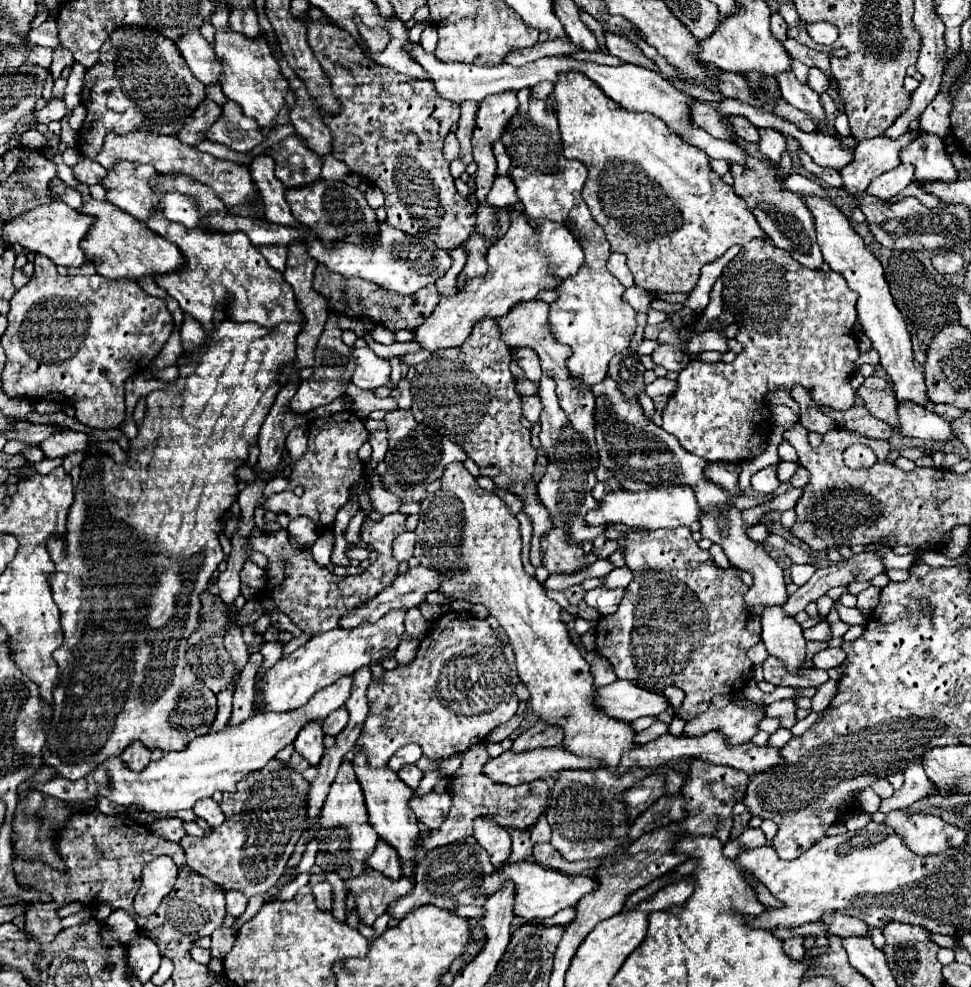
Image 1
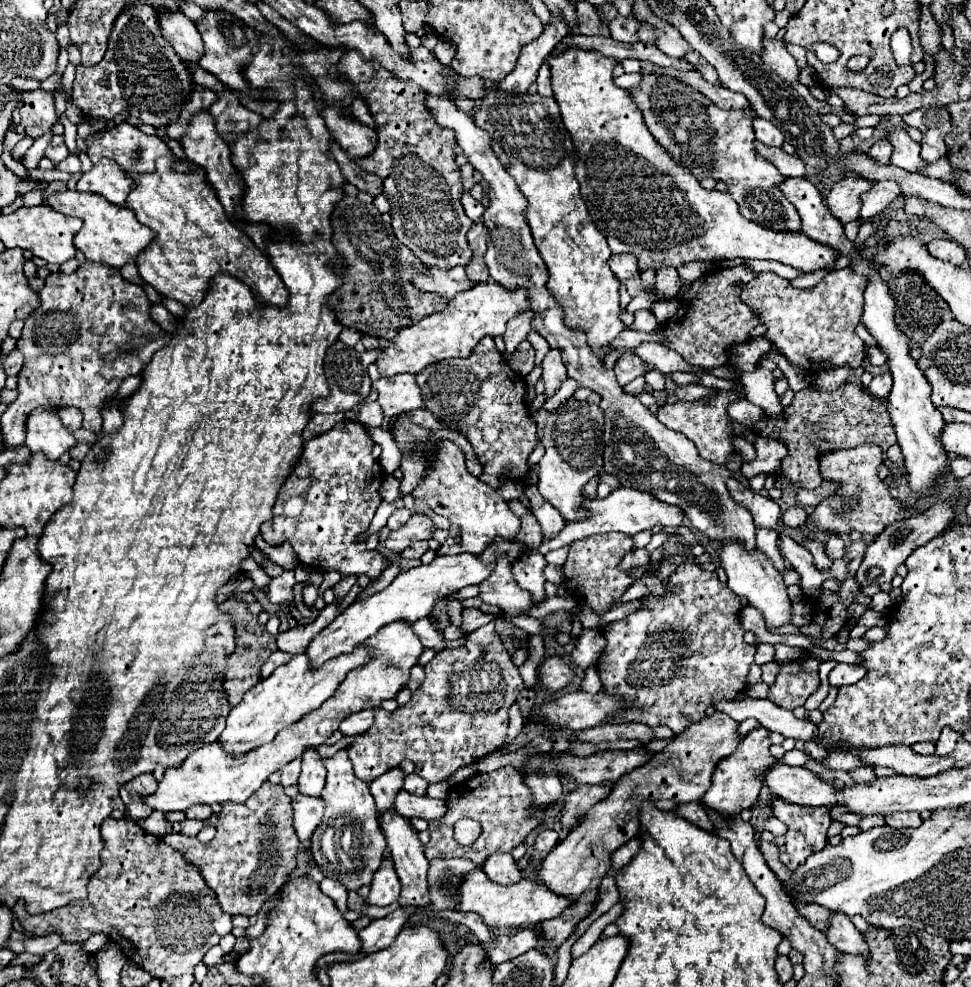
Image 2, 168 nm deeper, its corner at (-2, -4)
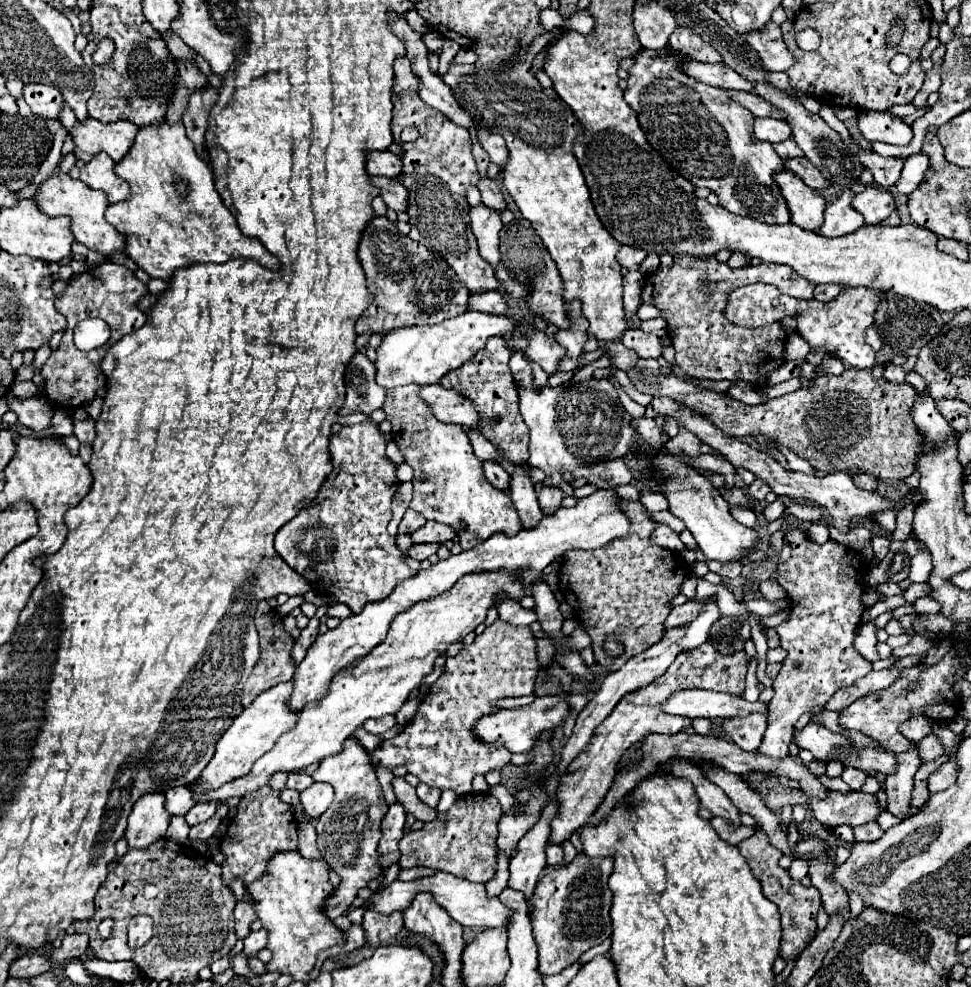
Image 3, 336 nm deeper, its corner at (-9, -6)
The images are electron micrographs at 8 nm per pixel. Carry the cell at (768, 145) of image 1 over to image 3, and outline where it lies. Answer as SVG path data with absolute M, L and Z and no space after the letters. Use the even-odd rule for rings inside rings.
M755 118L755 136L771 144L779 144L791 136L791 128L783 120L775 118Z

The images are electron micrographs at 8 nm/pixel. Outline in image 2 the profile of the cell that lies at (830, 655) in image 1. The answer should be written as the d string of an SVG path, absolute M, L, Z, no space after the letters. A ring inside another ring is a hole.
M838 664L832 672L830 672L830 684L834 688L840 686L848 686L848 684L856 684L858 680L862 680L866 676L866 668L858 666L858 664Z

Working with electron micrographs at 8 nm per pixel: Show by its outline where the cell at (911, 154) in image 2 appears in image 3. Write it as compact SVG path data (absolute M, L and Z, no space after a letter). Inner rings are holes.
M867 112L859 116L859 130L869 142L887 142L897 146L907 146L913 138L911 126L901 122L901 118L887 112Z

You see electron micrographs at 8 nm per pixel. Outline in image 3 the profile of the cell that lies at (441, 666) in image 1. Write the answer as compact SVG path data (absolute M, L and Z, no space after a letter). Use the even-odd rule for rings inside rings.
M495 620L475 638L473 644L465 646L457 656L447 658L445 672L429 688L429 694L421 702L413 720L403 728L401 734L397 734L391 740L383 740L383 744L377 750L369 752L371 766L387 768L387 770L393 770L397 766L407 766L407 770L427 786L435 786L441 790L455 790L459 796L471 792L471 780L475 774L501 770L511 760L511 752L505 746L483 746L483 742L479 742L479 738L471 734L471 726L475 726L475 722L483 718L483 714L495 712L499 700L509 696L533 694L535 678L539 670L539 662L535 654L537 654L535 636L529 630L529 626L513 626L509 622Z

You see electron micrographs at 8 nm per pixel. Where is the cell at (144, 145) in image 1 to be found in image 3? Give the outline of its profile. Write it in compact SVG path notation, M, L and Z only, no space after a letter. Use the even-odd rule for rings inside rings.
M87 118L83 124L77 122L71 130L75 156L83 162L89 162L93 154L105 152L115 160L115 164L119 164L119 160L123 160L123 156L133 146L137 132L139 128L127 120L101 124L95 118Z

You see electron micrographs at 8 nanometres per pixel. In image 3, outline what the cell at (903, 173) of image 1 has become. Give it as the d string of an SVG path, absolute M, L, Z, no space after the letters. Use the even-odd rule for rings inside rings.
M869 186L853 198L851 206L863 214L865 224L881 224L895 210L895 196L885 188Z

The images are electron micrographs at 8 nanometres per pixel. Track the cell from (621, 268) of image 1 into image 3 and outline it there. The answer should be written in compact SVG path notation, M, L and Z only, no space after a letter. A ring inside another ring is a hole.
M621 246L619 254L617 254L617 262L619 262L623 268L627 268L627 270L639 270L639 266L641 266L641 262L643 262L645 256L647 256L647 254L645 254L643 250L639 250L639 248Z

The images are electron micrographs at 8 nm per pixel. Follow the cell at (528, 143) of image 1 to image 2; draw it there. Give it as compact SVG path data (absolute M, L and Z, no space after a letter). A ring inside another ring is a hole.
M484 80L484 90L484 98L474 102L472 118L502 144L510 158L508 174L516 180L520 192L528 200L524 218L550 272L546 286L564 310L564 322L572 328L582 328L590 348L604 356L602 348L624 330L620 320L620 282L608 266L612 252L604 234L594 228L586 202L580 196L580 186L574 176L576 152L572 138L562 124L558 104L554 98L542 98L540 94L500 92L492 80Z

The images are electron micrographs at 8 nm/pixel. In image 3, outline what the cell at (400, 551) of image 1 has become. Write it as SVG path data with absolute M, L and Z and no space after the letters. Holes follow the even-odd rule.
M413 544L413 548L409 550L409 556L421 562L421 560L427 560L435 552L437 552L437 544Z

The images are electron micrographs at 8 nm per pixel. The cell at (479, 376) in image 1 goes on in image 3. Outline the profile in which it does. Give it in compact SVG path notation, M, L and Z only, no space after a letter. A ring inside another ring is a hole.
M503 336L489 338L485 348L479 350L473 360L465 362L459 370L447 372L439 384L443 388L457 390L465 398L469 398L475 406L479 416L479 430L481 434L495 442L501 456L513 464L525 464L529 458L529 432L519 414L519 392L515 390L515 380L511 378L511 370L507 366L511 350L507 348L507 340Z

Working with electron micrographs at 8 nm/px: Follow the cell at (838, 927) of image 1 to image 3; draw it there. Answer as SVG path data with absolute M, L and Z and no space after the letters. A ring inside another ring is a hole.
M757 830L751 838L743 840L739 844L741 854L745 856L747 864L751 866L755 878L761 882L763 886L763 894L777 904L779 914L781 914L781 926L783 926L783 940L781 940L781 956L785 960L791 960L795 954L799 954L807 942L813 940L813 934L817 930L817 912L821 908L821 898L819 898L819 890L815 886L803 886L801 882L793 880L787 870L783 870L779 866L779 858L783 856L783 852L775 846L771 846L771 842L767 840L767 834L763 834L763 830Z

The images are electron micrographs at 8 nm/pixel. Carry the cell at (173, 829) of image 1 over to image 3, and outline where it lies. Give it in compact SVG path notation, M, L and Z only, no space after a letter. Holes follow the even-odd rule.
M213 816L213 818L209 818L207 822L201 822L201 824L197 824L197 826L191 826L189 838L191 838L191 840L209 840L209 838L213 836L213 832L217 830L217 826L219 826L219 818Z

